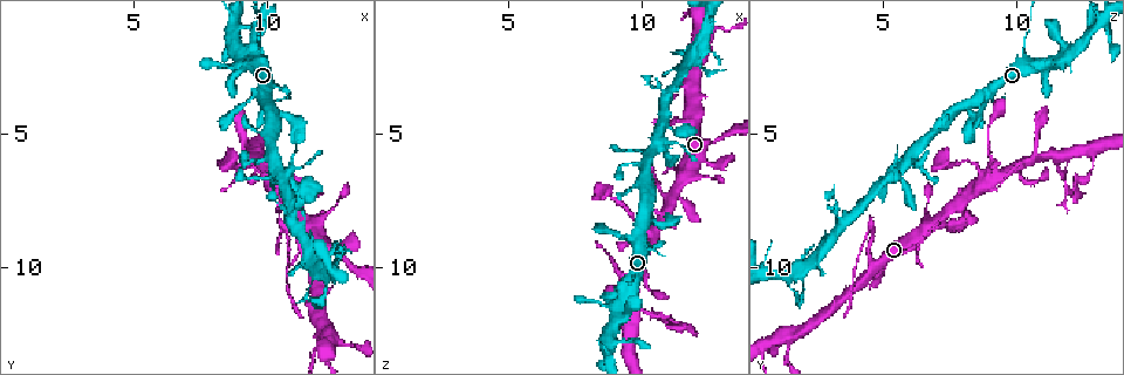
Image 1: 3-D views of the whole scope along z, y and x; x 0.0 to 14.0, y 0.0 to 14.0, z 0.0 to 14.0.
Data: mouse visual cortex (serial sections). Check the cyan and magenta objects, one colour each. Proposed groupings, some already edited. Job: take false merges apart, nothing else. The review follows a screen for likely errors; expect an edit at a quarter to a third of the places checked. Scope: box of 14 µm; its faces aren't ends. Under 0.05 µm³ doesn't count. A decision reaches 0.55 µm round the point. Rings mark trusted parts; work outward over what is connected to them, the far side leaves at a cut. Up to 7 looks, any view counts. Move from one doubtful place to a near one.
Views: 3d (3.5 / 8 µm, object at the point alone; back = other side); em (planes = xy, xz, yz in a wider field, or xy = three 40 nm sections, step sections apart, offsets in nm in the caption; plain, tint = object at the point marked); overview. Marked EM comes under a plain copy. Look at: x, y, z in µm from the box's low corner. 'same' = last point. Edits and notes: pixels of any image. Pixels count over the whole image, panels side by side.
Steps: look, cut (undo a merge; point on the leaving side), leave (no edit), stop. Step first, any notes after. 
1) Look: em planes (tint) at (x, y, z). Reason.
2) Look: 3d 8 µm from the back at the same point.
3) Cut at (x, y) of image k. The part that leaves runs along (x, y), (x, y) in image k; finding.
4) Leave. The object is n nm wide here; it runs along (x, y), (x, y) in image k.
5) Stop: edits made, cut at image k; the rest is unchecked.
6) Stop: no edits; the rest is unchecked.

Look: 3d 3.5 µm at (11.6, 9.9, 4.7). Sharp bend.

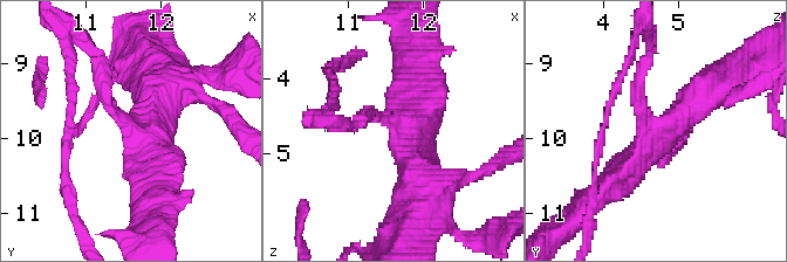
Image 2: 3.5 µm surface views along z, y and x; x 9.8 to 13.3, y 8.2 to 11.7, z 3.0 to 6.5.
Look: em xy step 3 (tint) at (11.70, 9.95, 4.60). 3 arms meet here; the arms are 200, 400, 450 nm wide.

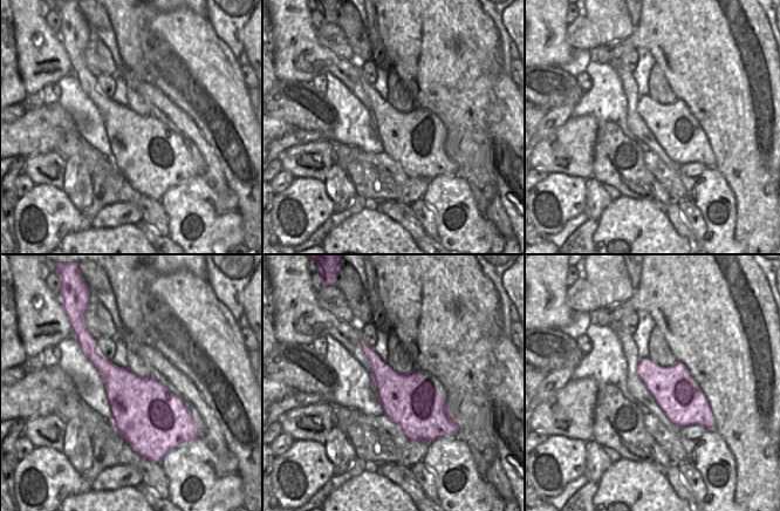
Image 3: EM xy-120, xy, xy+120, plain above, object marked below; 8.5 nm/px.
Look: em xy step 5 (tint) at the same point.

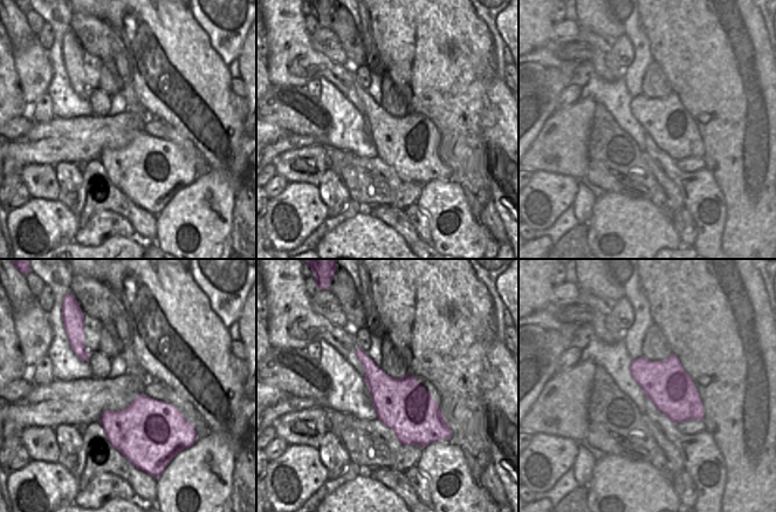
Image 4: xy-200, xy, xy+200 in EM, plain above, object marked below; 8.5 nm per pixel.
Leave. The object is 460 nm wide here; it runs along (422, 185), (413, 131), (360, 118) in image 2; all the same cell.

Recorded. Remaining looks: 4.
Look: 3d 3.5 µm from the back at (12.1, 11.1, 1.8). Sharp bend.

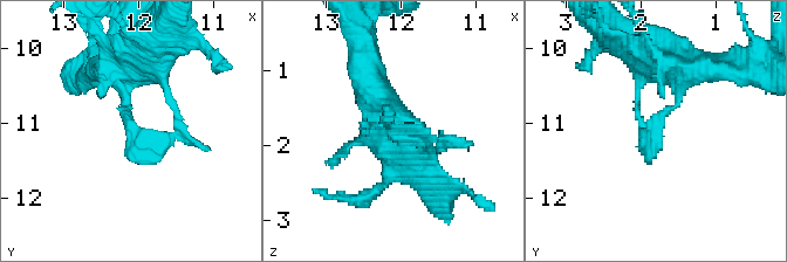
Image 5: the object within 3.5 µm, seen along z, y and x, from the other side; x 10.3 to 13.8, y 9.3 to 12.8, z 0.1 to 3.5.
Look: em xy step 5 (tint) at (12.10, 11.05, 1.80). Now the EM.

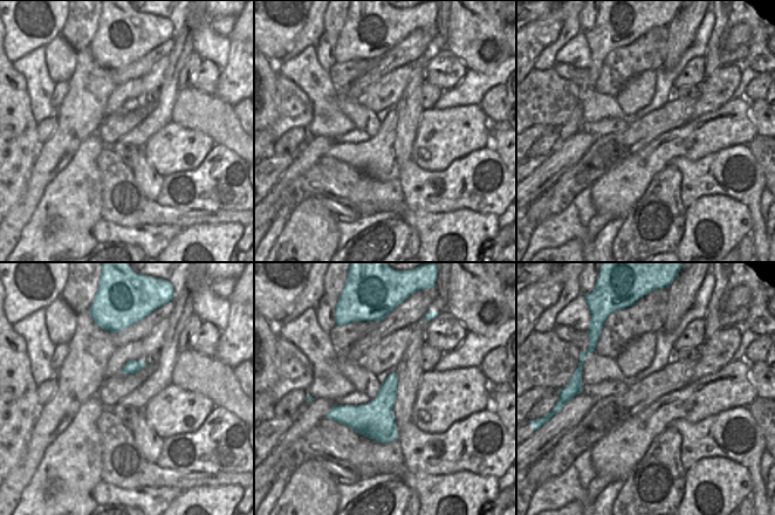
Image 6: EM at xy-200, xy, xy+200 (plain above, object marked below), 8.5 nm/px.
Leave. It runs along (132, 63), (129, 131), (194, 142) in image 5; one cell here.

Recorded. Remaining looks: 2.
Look: 3d 3.5 µm from the back at (10.2, 6.4, 9.1). Looks like a crossing.

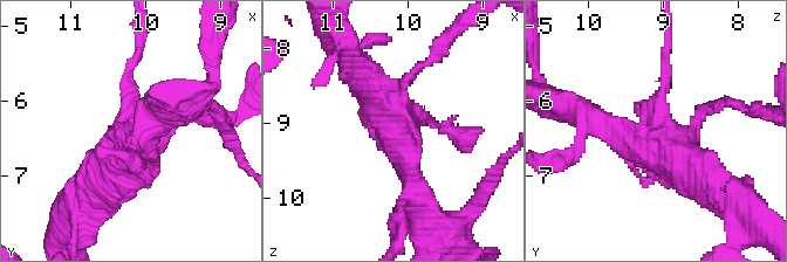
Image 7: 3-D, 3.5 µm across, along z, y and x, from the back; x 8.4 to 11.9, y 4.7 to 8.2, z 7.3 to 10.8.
Look: em xy step 2 (tint) at (10.30, 6.35, 9.00). Now the EM.

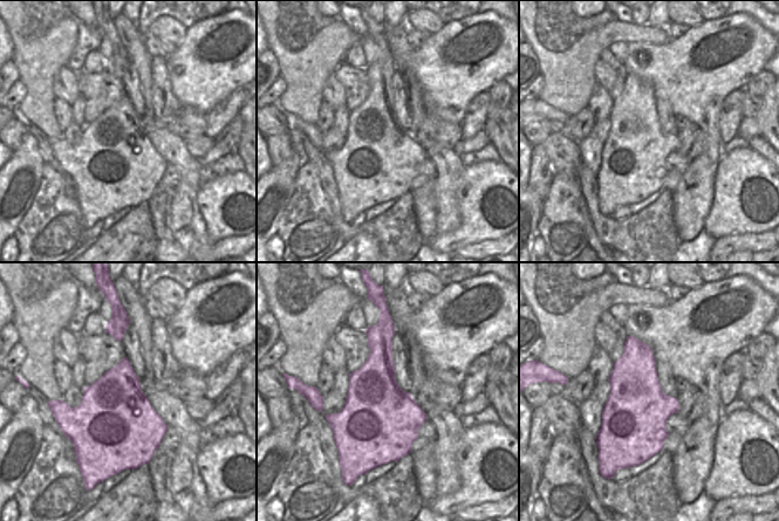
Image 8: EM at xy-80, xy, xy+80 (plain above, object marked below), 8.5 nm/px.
Leave. Continuous, no second cell.

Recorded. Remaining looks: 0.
Stop: no edits; the rest is unchecked.

